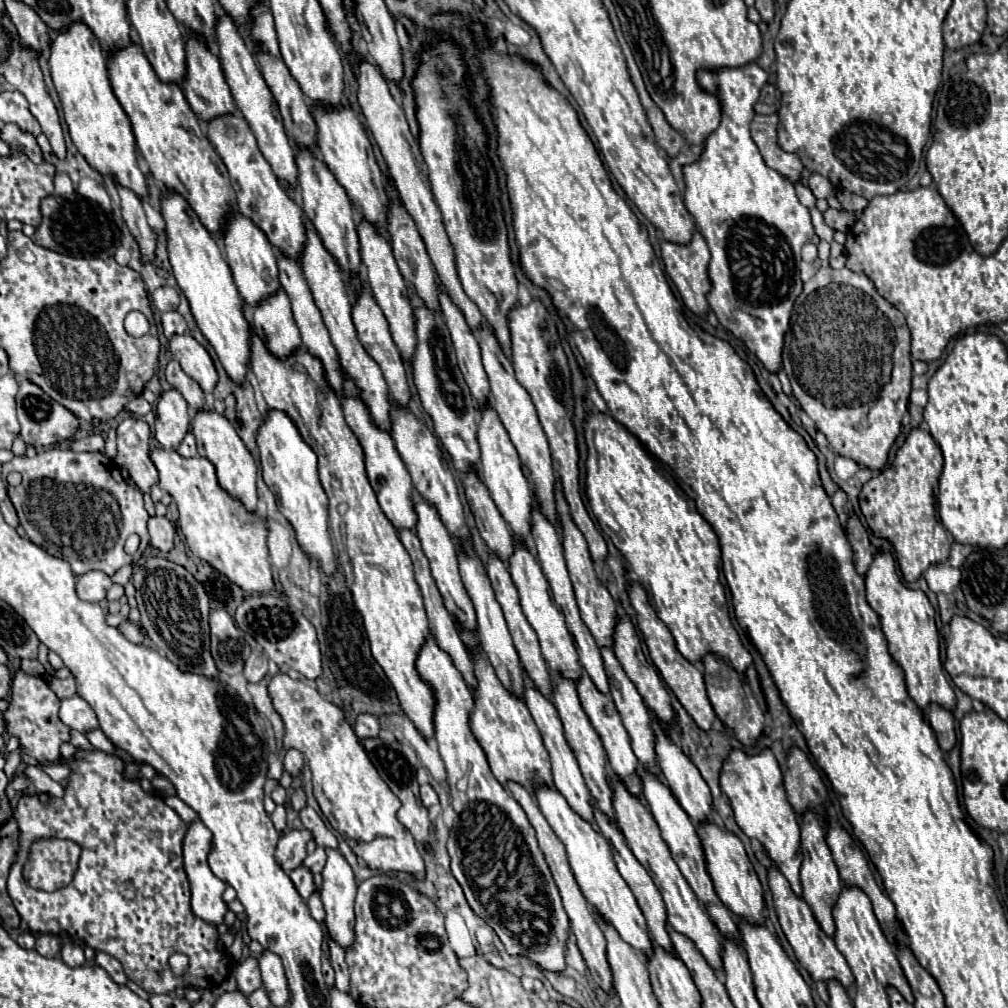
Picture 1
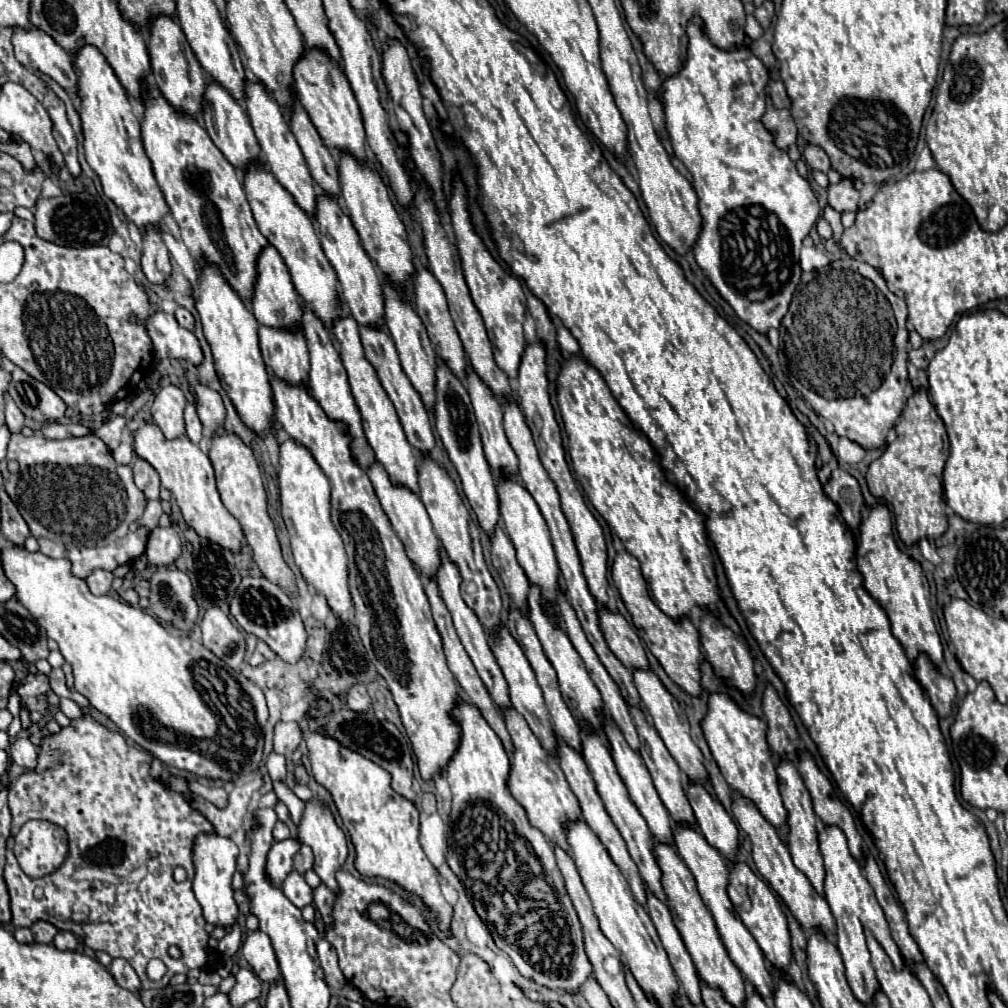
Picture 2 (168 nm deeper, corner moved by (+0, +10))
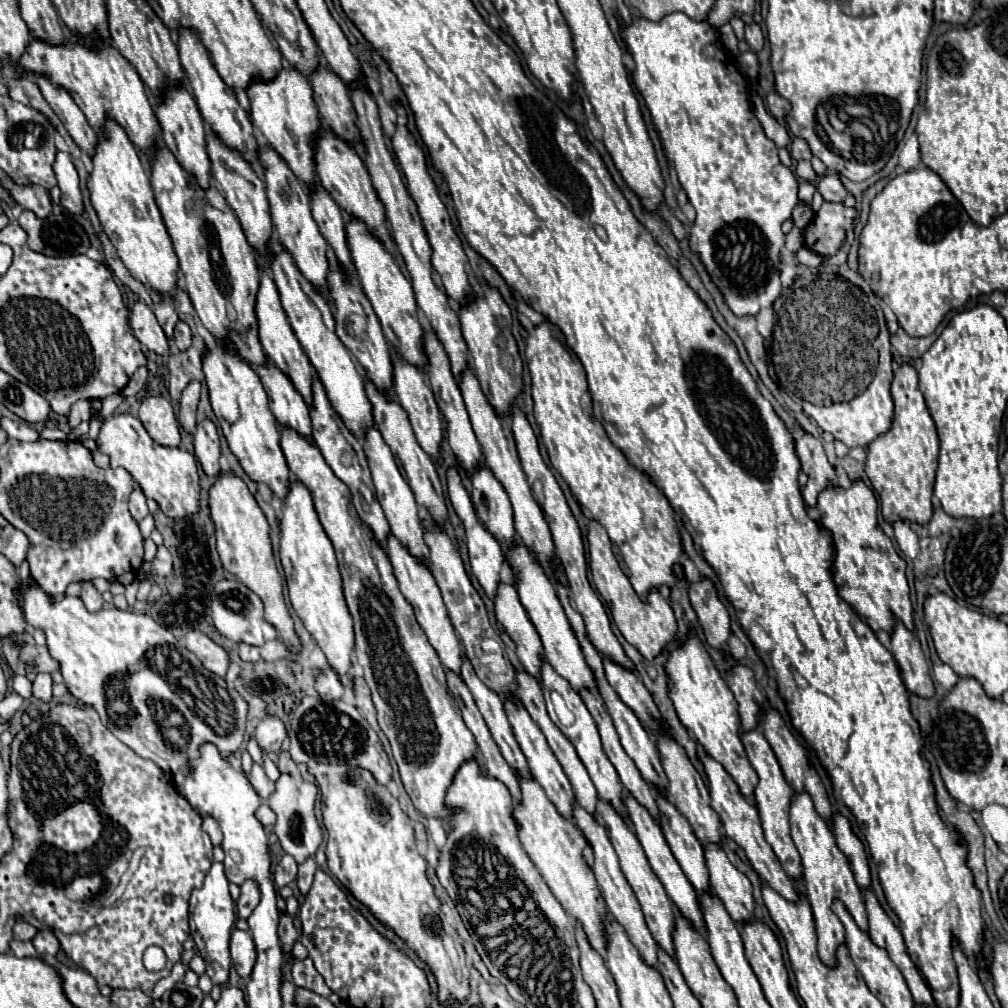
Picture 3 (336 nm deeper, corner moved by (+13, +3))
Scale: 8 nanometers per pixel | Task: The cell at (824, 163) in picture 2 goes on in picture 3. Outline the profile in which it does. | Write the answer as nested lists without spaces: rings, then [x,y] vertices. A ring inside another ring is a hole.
[[[793,138],[793,144],[791,144],[791,158],[793,160],[811,160],[811,150],[807,146],[807,142],[803,138]]]

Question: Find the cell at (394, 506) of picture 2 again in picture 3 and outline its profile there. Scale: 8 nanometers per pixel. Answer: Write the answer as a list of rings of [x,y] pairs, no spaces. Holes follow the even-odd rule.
[[[389,536],[387,540],[387,556],[393,564],[393,572],[395,572],[395,578],[399,582],[399,588],[405,596],[405,600],[413,606],[415,610],[415,618],[419,622],[419,626],[423,628],[429,644],[435,648],[441,664],[455,672],[455,674],[461,674],[461,664],[463,664],[463,652],[461,652],[461,642],[455,634],[455,628],[447,616],[447,610],[445,610],[445,604],[443,604],[443,598],[441,598],[441,592],[433,580],[433,574],[429,572],[429,568],[417,560],[413,554],[409,554],[407,548],[401,548],[401,542],[395,538],[395,536]]]

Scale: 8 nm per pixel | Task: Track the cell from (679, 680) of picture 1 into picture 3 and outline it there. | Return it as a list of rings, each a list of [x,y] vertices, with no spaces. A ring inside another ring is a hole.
[[[597,520],[589,522],[587,540],[589,540],[589,566],[591,566],[591,576],[593,576],[593,584],[595,584],[597,592],[609,604],[613,620],[615,620],[619,632],[623,634],[623,638],[631,646],[635,646],[645,660],[653,660],[665,648],[665,644],[669,644],[677,634],[677,622],[675,622],[669,602],[663,598],[663,594],[659,590],[651,590],[647,594],[647,602],[643,602],[637,596],[629,578],[619,568],[619,562],[613,554],[613,546],[611,546],[611,540],[609,540],[605,528]]]

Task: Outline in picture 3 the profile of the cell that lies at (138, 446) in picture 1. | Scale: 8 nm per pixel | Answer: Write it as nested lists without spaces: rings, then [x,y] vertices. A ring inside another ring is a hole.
[[[135,484],[135,490],[131,492],[131,498],[129,498],[129,512],[137,522],[141,522],[145,516],[149,516],[149,510],[145,504],[145,494],[137,484]]]

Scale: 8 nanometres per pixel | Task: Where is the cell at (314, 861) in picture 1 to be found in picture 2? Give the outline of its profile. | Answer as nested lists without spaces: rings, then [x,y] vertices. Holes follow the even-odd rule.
[[[302,845],[300,851],[294,857],[294,869],[298,869],[300,873],[306,873],[308,869],[312,869],[312,865],[314,865],[314,853],[312,853],[312,849],[308,845]]]

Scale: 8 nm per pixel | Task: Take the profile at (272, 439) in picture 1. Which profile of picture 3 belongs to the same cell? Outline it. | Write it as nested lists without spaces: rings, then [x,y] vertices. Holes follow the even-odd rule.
[[[291,478],[289,496],[283,500],[283,518],[281,518],[281,564],[285,570],[291,606],[297,616],[303,620],[311,638],[327,656],[329,666],[335,670],[343,686],[353,686],[349,678],[351,668],[351,652],[355,648],[355,632],[353,618],[349,614],[341,574],[337,568],[337,558],[331,540],[325,536],[321,522],[317,520],[317,512],[313,508],[311,492],[295,478]]]

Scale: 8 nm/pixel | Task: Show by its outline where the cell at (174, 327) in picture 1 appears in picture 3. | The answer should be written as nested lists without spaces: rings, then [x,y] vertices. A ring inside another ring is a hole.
[[[177,322],[177,328],[175,328],[175,344],[179,350],[187,350],[191,346],[191,330],[185,322]]]

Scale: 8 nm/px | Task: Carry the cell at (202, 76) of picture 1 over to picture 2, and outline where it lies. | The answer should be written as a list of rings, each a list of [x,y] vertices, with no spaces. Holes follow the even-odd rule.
[[[210,81],[206,91],[204,91],[204,109],[202,109],[202,119],[208,135],[212,137],[214,145],[224,153],[224,157],[238,169],[246,169],[250,161],[260,161],[260,145],[254,137],[252,125],[248,121],[248,115],[244,107],[216,81]]]

